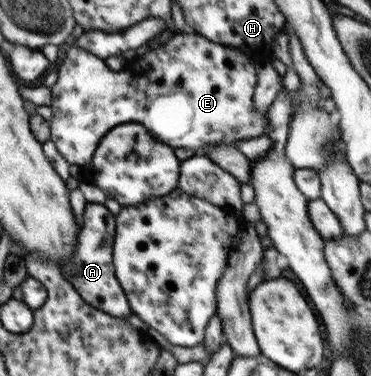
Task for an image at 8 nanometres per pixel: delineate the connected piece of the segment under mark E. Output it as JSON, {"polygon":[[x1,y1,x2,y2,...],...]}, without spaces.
{"polygon":[[187,30,174,33,164,46,148,51,141,61,141,73,132,69,112,71,105,60,73,45,54,67,57,79,50,87,53,115,49,121,50,140,69,164,87,170,101,138,122,123,141,123,158,141,172,148,187,147,198,156,206,156,215,145,235,147,239,139,265,134,267,112,258,111,253,102,257,82,255,63,240,50,212,43,208,38]]}

